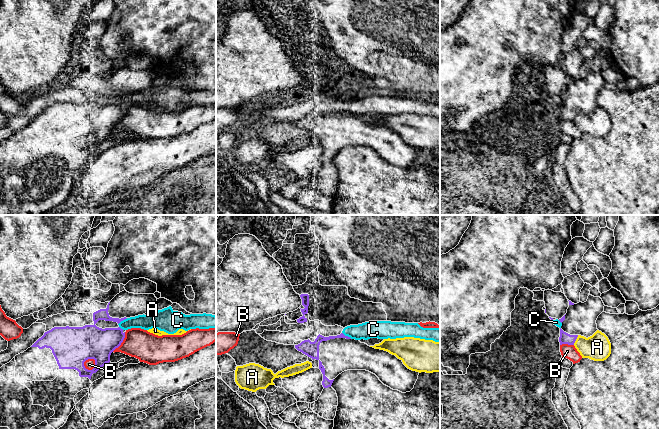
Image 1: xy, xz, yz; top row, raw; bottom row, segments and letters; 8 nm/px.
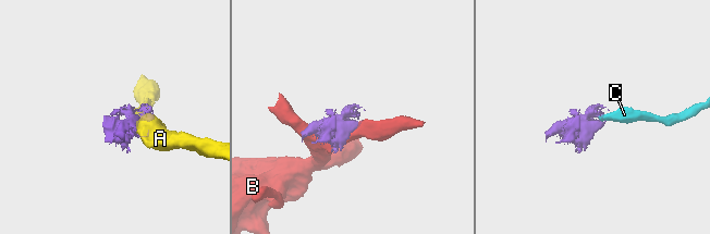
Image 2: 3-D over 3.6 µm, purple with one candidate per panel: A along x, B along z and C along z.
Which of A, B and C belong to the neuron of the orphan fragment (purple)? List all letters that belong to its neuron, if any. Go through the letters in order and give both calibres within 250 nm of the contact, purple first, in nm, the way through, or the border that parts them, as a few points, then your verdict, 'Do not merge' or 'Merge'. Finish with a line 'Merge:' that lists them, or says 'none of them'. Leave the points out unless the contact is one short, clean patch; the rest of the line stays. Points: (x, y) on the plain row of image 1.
A: Thickness 90 nm (purple) against 220 nm. Do not merge
B: Thickness 320 nm (purple) against 90 nm. Do not merge
C: Thickness 220 nm (purple) against 120 nm. Boundary: xy (127, 94), (118, 100). Do not merge
Merge: none of them

